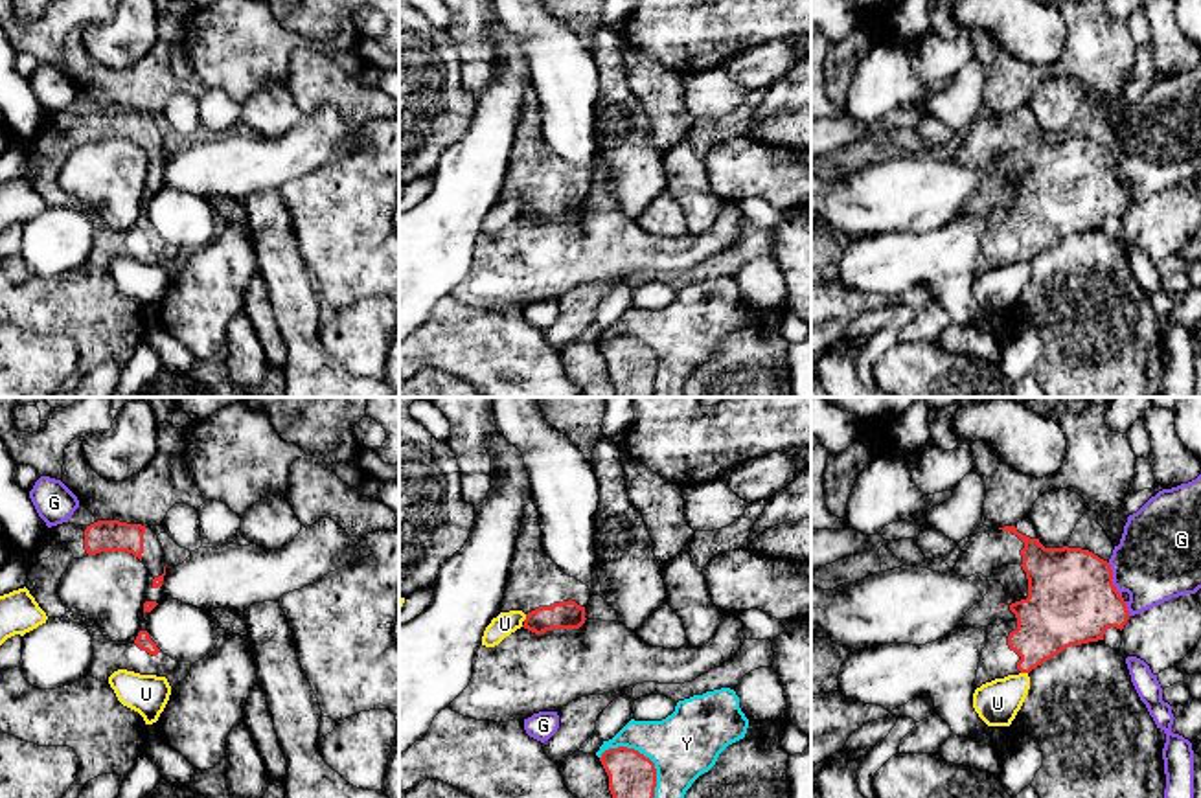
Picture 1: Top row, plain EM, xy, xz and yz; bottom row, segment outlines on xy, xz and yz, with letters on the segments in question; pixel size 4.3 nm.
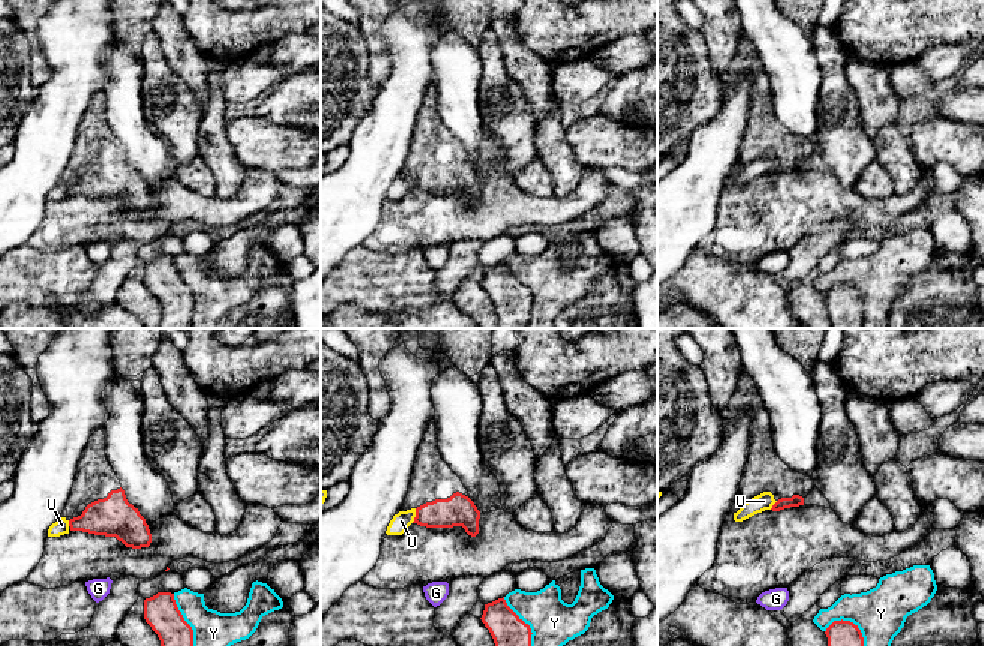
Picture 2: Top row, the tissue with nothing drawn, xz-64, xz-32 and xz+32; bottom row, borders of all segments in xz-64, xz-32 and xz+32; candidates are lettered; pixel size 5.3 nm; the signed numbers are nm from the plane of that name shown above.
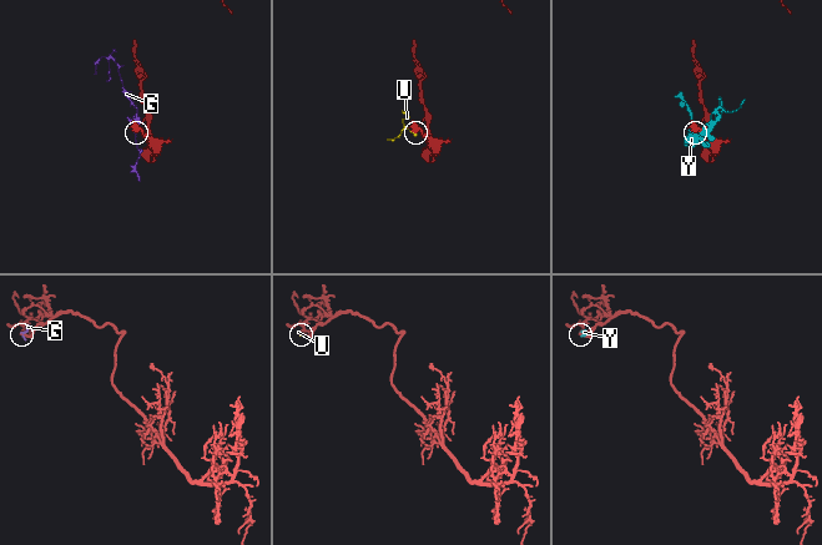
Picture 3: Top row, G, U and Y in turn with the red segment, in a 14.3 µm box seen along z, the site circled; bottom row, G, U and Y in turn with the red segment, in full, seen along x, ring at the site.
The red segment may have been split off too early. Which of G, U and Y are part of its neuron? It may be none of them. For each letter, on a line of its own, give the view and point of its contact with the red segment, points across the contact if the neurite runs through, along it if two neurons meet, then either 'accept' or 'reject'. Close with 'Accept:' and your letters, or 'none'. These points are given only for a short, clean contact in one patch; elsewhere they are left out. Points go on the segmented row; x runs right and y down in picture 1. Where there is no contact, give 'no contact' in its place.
G: meets red in yz at (1111, 580); reject
U: meets red in xz at (526, 618); reject
Y: meets red in xz at (642, 754); reject
Accept: none

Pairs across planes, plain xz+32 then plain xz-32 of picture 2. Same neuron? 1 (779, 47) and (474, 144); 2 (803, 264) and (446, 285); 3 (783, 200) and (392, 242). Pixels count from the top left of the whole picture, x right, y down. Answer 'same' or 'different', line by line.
1: same
2: same
3: same

